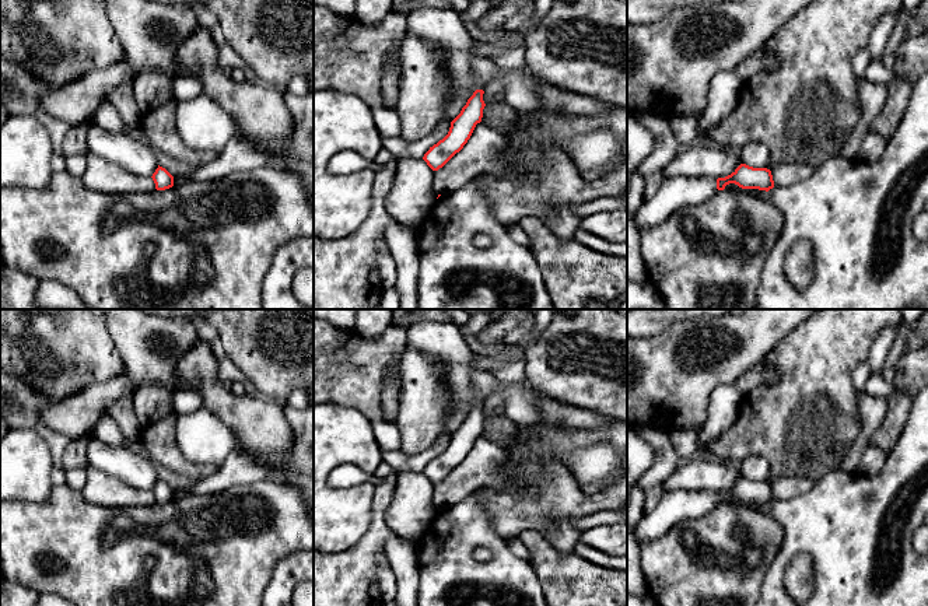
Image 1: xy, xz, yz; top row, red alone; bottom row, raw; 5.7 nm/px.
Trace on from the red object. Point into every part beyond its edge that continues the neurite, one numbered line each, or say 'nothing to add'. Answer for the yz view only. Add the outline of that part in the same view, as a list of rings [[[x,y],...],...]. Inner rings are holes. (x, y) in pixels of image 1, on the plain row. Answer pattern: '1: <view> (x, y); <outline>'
1: yz (676, 505); [[[668,491],[651,512],[642,515],[635,526],[637,542],[640,544],[658,539],[672,525],[689,518],[703,516],[717,505],[717,493],[714,491]]]

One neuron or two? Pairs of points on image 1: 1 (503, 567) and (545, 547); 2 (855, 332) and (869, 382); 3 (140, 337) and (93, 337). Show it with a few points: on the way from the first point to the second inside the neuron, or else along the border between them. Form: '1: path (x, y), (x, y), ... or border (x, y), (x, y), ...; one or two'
1: border (528, 561), (543, 591); two
2: border (865, 360), (853, 372), (853, 386), (857, 393); two
3: border (105, 323), (123, 368); two

